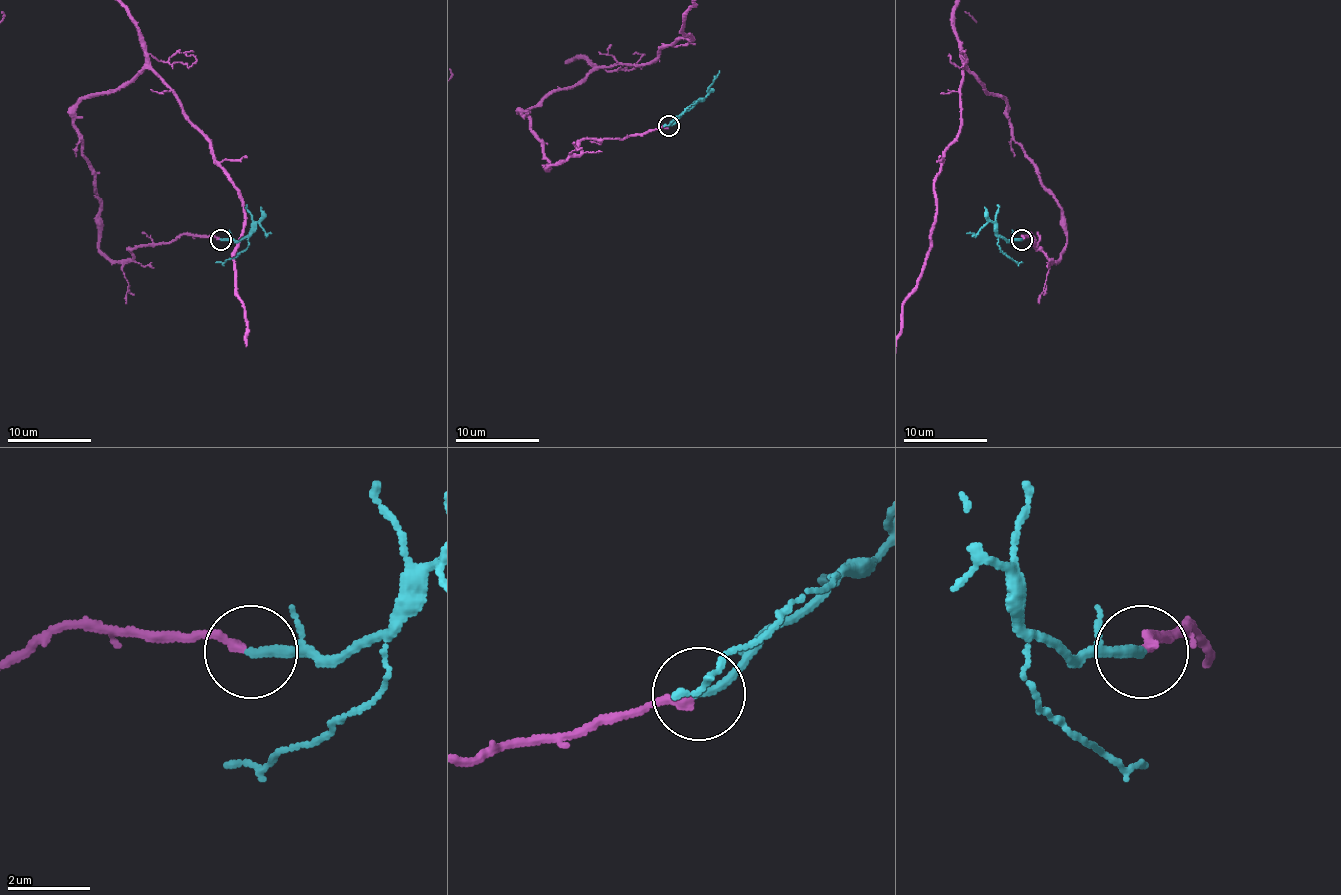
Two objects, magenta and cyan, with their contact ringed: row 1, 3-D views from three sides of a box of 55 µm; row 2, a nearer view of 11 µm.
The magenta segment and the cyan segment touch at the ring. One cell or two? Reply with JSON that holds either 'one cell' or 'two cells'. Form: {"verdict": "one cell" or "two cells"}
{"verdict": "one cell"}

